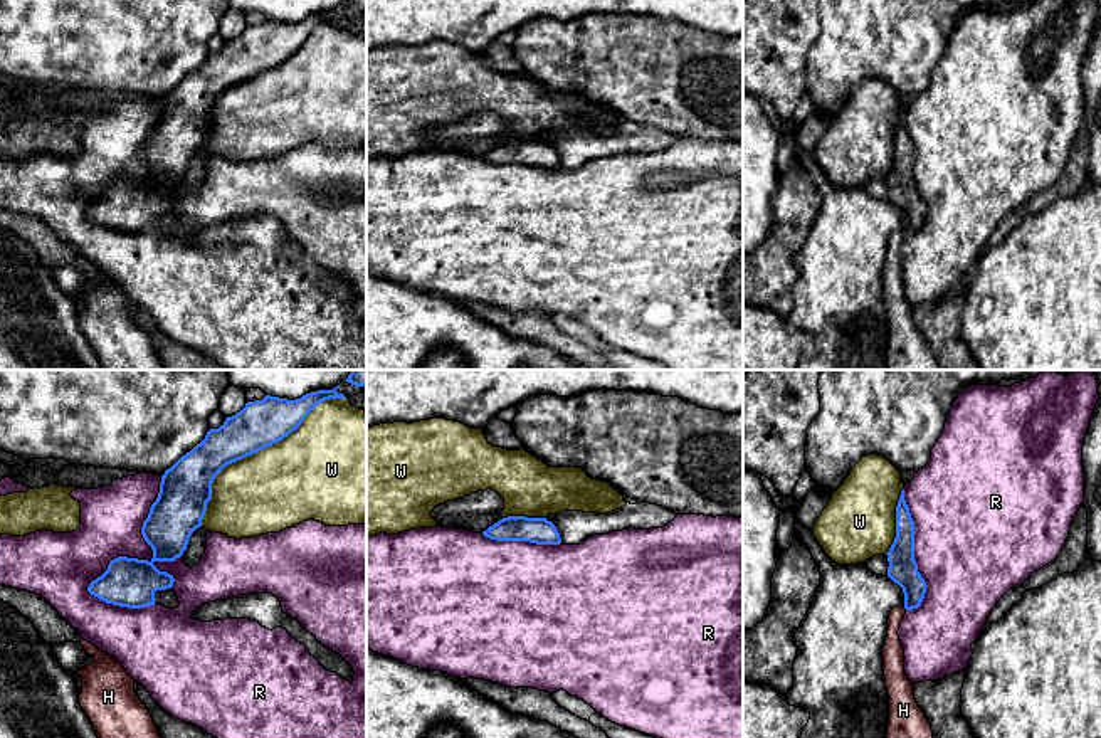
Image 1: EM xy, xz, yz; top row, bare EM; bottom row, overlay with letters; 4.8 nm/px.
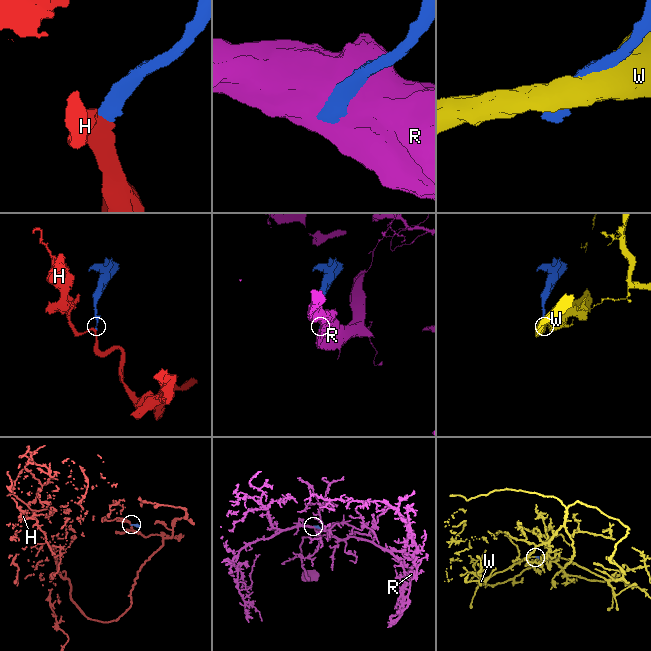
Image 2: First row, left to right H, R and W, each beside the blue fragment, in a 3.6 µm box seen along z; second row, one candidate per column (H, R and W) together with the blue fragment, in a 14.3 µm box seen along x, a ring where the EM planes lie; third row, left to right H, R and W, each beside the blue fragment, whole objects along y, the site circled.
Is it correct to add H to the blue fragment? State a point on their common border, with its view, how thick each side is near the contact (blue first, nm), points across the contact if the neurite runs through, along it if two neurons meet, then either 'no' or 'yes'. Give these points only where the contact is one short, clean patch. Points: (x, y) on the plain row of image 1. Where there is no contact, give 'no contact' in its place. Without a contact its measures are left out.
meets blue in yz at (905, 231); 140 nm thick on the blue side, 110 nm on the other; runs through yz (903, 192), (910, 204), (905, 231), (893, 247), (893, 278); yes

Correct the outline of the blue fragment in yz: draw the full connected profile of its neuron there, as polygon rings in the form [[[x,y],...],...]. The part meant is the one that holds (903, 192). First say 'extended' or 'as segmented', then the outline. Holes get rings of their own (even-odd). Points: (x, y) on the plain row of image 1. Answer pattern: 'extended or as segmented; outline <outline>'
extended; outline [[[901,114],[896,129],[896,161],[888,178],[888,200],[903,212],[904,227],[888,242],[882,271],[882,293],[889,319],[886,370],[935,370],[931,348],[914,323],[914,308],[904,296],[904,274],[898,259],[908,234],[918,232],[926,217],[926,205],[914,183],[914,145]]]

